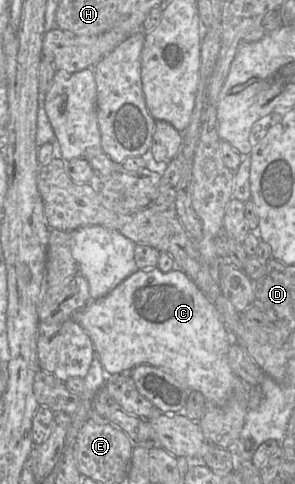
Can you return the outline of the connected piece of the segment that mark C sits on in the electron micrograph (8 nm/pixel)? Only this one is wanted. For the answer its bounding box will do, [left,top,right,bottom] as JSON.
[73,267,237,406]

